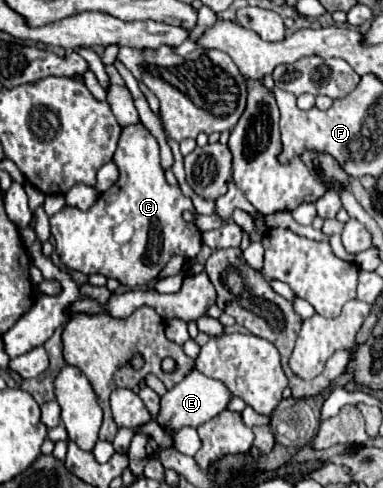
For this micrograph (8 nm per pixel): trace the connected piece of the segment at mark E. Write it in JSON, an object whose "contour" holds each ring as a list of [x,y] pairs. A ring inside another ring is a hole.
{"contour":[[[193,370],[175,388],[167,390],[167,394],[161,396],[161,408],[157,414],[157,422],[173,438],[183,426],[197,428],[199,424],[203,424],[203,422],[211,420],[213,416],[217,416],[219,412],[223,412],[229,400],[231,400],[231,396],[229,396],[229,390],[225,388],[225,384],[221,384],[219,380],[213,380],[213,378],[207,378],[201,372]]]}

